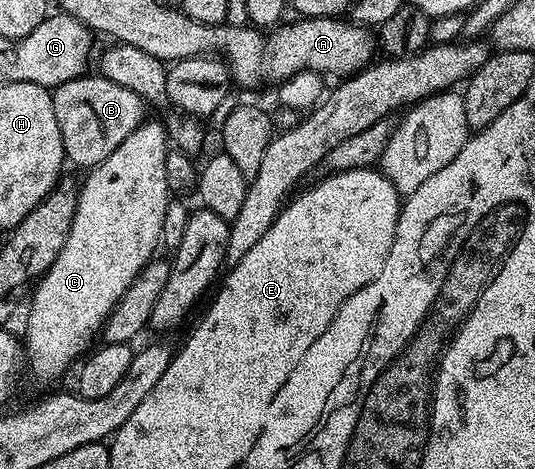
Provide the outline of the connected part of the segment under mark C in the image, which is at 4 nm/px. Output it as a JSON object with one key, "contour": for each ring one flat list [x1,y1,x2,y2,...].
{"contour":[[144,121,135,131,128,133,128,137,124,137,122,144,103,163,89,168,87,175,90,176,86,183,84,179,80,187,76,217,72,219,72,229,68,229,68,241,64,241,60,257,56,257,54,264,33,288,34,296,30,299,30,312,26,315,24,359,28,371,36,378,60,378,91,350,90,342,99,338,106,318,120,297,124,297,128,285,132,285,134,278,155,258,157,251,154,250,159,250,162,237,160,225,164,225,164,209,172,202,170,175,166,172,166,147,166,124]]}

